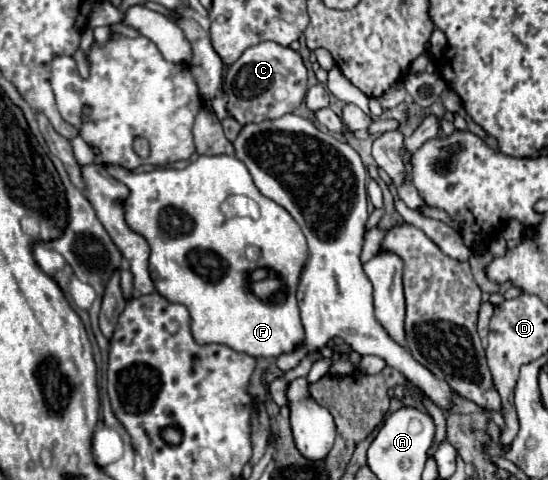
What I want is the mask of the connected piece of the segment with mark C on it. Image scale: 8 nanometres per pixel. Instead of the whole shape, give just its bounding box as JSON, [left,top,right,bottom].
[224,41,308,125]

